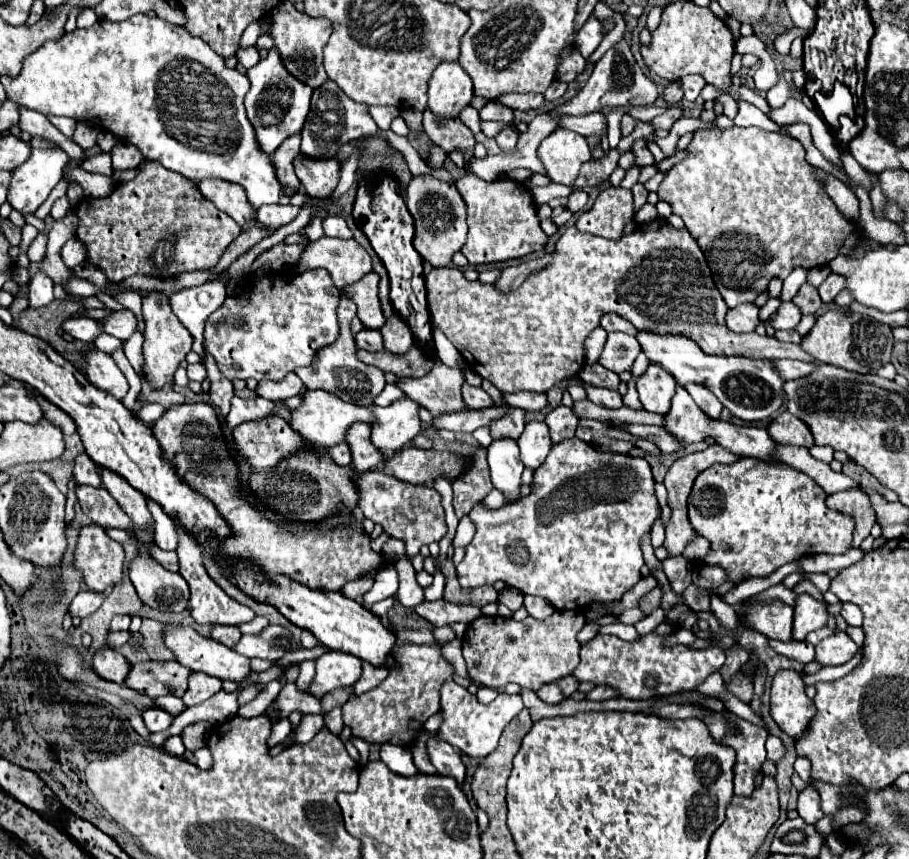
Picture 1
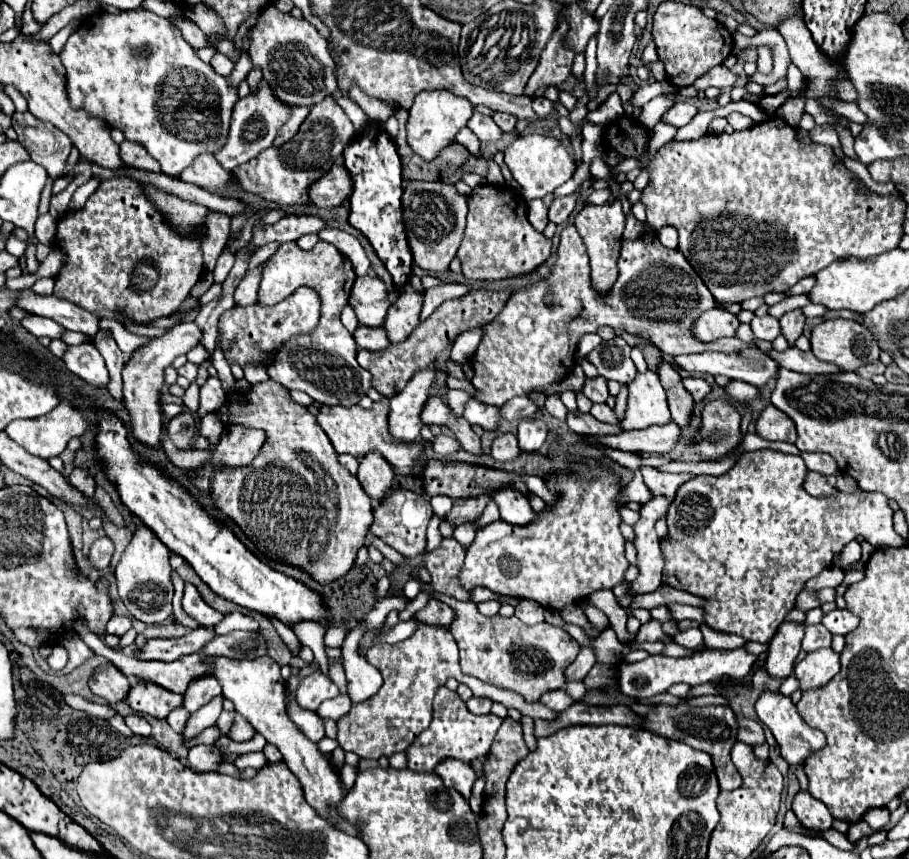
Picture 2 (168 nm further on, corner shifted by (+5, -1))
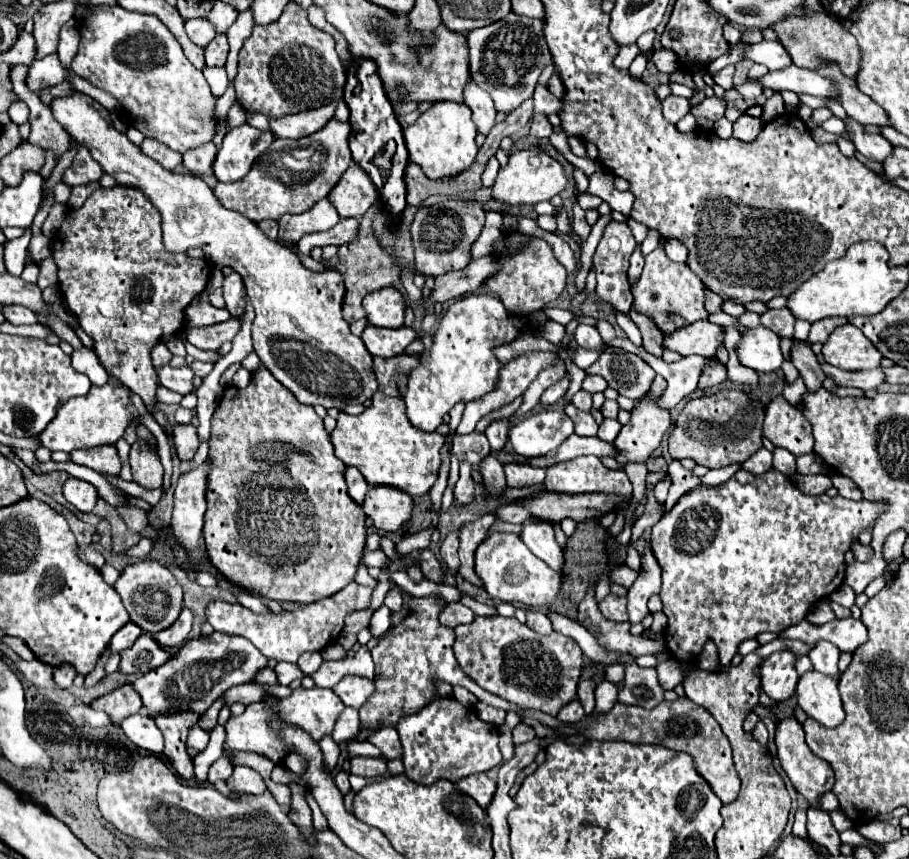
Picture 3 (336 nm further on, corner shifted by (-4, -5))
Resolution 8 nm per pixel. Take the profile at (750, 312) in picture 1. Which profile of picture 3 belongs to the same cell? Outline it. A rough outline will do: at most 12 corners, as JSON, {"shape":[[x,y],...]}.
{"shape":[[699,320],[665,336],[663,346],[715,356],[723,326]]}

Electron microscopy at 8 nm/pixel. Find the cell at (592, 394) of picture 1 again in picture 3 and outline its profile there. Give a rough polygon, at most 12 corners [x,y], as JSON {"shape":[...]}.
{"shape":[[605,418],[599,426],[599,436],[613,442],[621,430],[619,420]]}

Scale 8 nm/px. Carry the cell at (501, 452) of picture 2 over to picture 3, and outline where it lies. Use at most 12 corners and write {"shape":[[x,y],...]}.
{"shape":[[507,462],[509,486],[535,486],[545,478],[547,468],[527,462]]}

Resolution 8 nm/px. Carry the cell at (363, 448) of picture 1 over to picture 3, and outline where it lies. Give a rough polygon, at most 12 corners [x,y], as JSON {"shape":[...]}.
{"shape":[[371,486],[367,518],[385,532],[409,522],[411,496]]}

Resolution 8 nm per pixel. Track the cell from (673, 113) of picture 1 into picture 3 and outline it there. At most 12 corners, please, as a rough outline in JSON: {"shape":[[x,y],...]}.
{"shape":[[705,98],[691,108],[699,120],[717,122],[725,114],[725,100]]}

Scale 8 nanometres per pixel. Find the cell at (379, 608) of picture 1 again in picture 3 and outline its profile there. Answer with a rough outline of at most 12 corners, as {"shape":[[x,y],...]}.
{"shape":[[345,676],[333,692],[343,704],[361,708],[375,692],[375,682]]}

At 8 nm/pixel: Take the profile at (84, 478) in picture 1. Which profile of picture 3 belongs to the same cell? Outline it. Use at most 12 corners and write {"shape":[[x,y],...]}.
{"shape":[[79,478],[63,486],[67,502],[91,512],[99,498],[97,488]]}

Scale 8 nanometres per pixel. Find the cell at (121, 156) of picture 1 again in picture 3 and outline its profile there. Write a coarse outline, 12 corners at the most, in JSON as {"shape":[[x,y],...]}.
{"shape":[[145,138],[141,152],[165,170],[181,164],[181,154],[153,138]]}

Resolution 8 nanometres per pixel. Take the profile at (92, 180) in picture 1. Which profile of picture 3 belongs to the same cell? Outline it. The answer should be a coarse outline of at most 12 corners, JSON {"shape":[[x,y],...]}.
{"shape":[[11,68],[13,90],[31,110],[31,142],[57,158],[71,150],[71,136],[51,108],[31,94],[29,68]]}

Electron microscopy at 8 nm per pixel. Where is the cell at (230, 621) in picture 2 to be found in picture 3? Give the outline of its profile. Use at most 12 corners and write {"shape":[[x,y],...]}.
{"shape":[[351,582],[283,614],[211,602],[207,622],[277,662],[333,642],[373,588]]}

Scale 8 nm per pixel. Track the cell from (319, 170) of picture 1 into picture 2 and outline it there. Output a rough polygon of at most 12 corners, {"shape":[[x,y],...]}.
{"shape":[[334,164],[310,186],[310,202],[336,208],[352,194],[350,172]]}

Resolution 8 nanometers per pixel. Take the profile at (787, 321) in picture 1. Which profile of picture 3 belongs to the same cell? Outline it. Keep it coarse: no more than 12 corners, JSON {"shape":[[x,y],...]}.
{"shape":[[765,326],[737,344],[747,368],[775,372],[783,362],[781,336]]}

